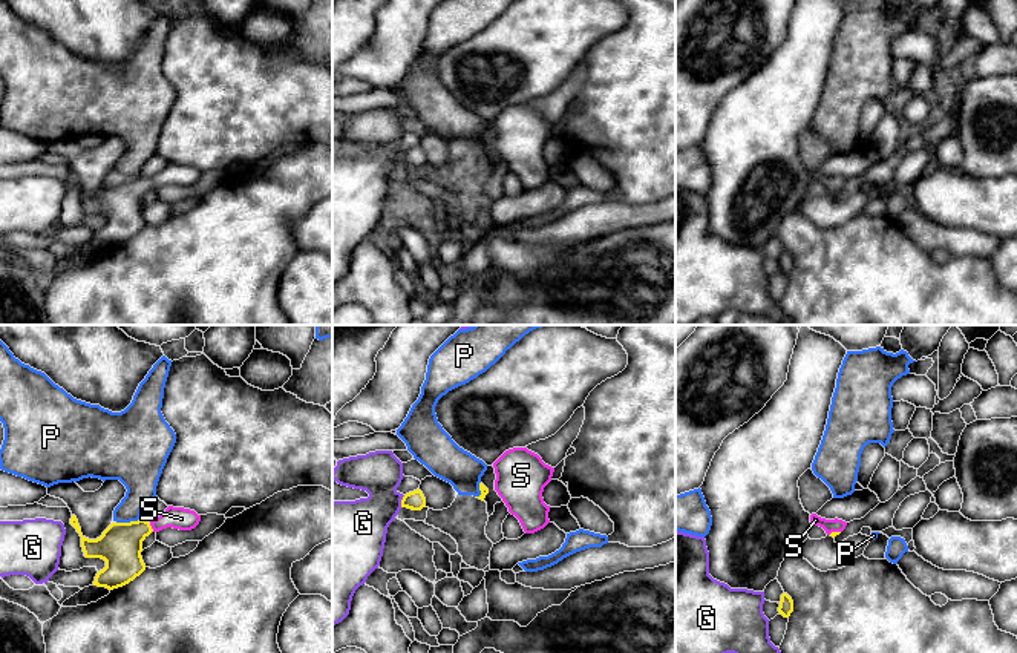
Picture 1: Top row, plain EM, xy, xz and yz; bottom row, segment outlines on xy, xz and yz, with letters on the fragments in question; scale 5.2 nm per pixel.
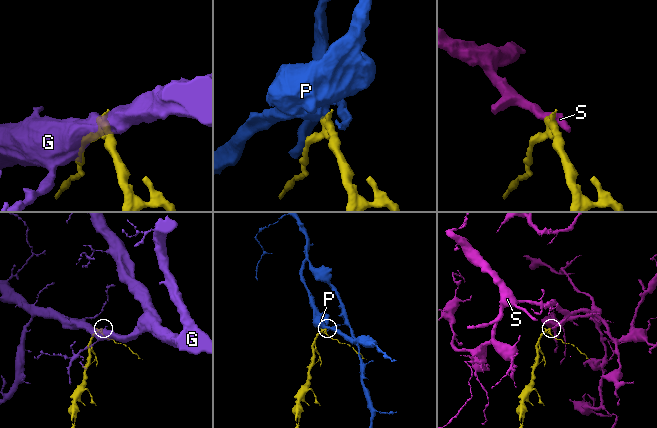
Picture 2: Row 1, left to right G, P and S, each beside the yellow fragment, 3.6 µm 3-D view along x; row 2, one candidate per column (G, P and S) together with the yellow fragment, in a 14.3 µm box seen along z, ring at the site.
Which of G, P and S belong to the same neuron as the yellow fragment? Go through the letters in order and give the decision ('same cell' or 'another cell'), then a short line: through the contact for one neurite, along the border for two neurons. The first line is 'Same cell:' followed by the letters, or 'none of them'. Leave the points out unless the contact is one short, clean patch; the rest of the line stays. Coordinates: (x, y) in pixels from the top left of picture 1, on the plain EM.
Same cell: S
G: another cell | xz (405, 152), (400, 163)
P: another cell
S: same cell | xy (120, 203), (141, 184), (150, 184), (169, 175), (181, 175)

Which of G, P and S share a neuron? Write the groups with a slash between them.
G / P / S

